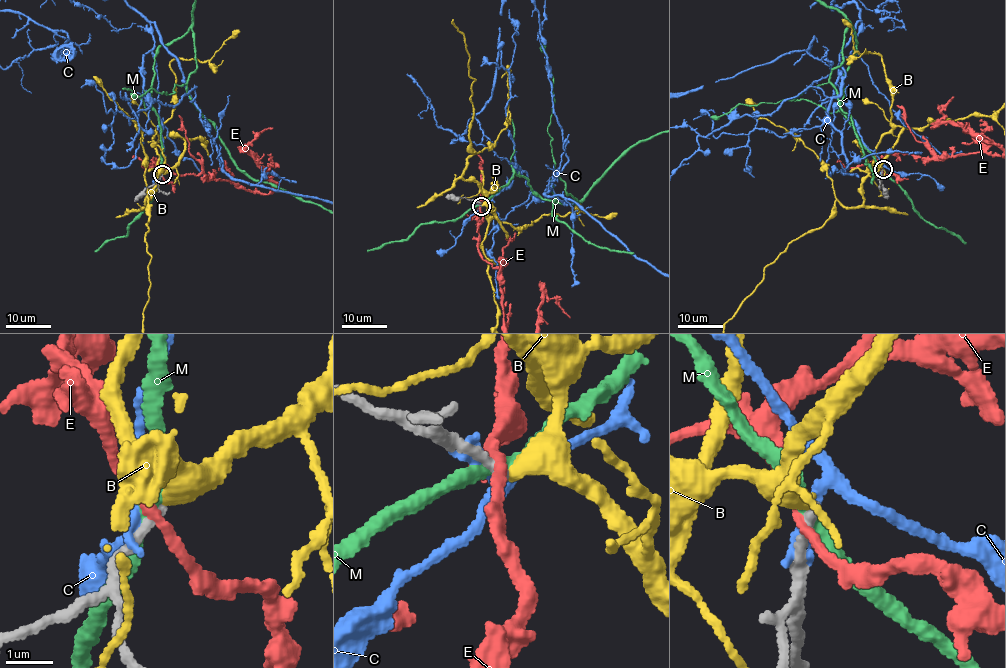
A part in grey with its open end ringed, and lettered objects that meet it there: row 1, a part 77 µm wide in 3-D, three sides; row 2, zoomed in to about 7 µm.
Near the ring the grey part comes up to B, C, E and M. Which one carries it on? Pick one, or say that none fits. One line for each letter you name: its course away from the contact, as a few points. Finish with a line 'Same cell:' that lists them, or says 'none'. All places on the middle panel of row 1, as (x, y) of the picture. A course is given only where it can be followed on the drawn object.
Same cell: none

